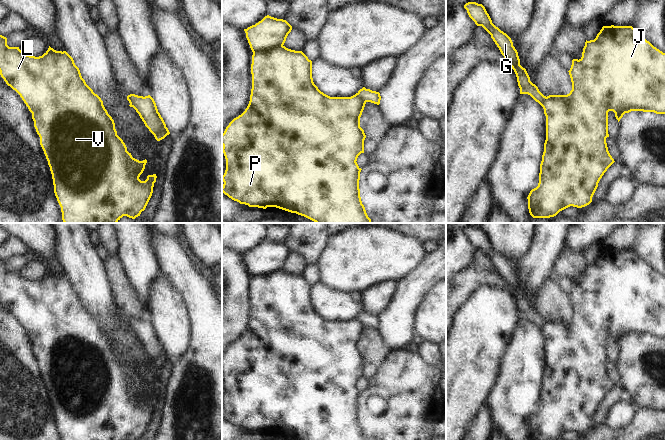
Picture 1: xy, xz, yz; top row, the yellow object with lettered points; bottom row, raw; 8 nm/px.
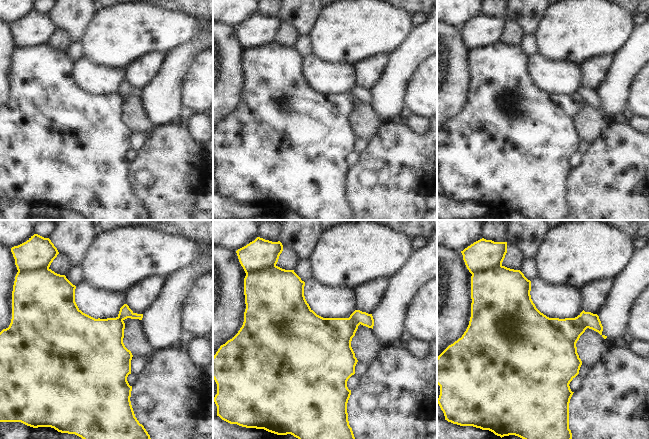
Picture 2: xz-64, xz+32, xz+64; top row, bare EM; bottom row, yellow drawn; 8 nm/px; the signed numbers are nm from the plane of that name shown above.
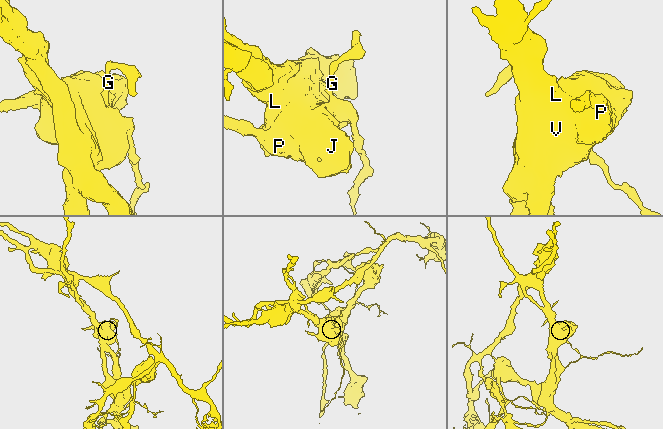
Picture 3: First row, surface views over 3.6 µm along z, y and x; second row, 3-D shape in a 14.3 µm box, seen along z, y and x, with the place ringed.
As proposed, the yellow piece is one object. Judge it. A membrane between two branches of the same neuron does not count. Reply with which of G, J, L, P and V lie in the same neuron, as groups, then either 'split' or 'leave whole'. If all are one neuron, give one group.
G / J L P V; split

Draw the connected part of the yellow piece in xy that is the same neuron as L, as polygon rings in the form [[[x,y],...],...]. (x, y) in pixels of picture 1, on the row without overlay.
[[[0,259],[0,299],[20,319],[32,337],[62,440],[140,440],[152,420],[157,400],[148,399],[145,405],[139,403],[147,384],[139,385],[127,375],[103,325],[86,308],[73,282],[66,275],[56,275],[50,270],[42,280],[30,280],[19,271],[9,271],[7,262]]]

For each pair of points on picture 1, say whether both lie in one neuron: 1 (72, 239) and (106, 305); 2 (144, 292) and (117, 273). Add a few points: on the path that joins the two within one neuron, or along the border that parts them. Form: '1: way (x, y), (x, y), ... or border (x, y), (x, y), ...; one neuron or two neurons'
1: way (78, 255), (96, 289); one neuron
2: border (123, 263), (128, 277), (144, 301), (144, 305); two neurons

